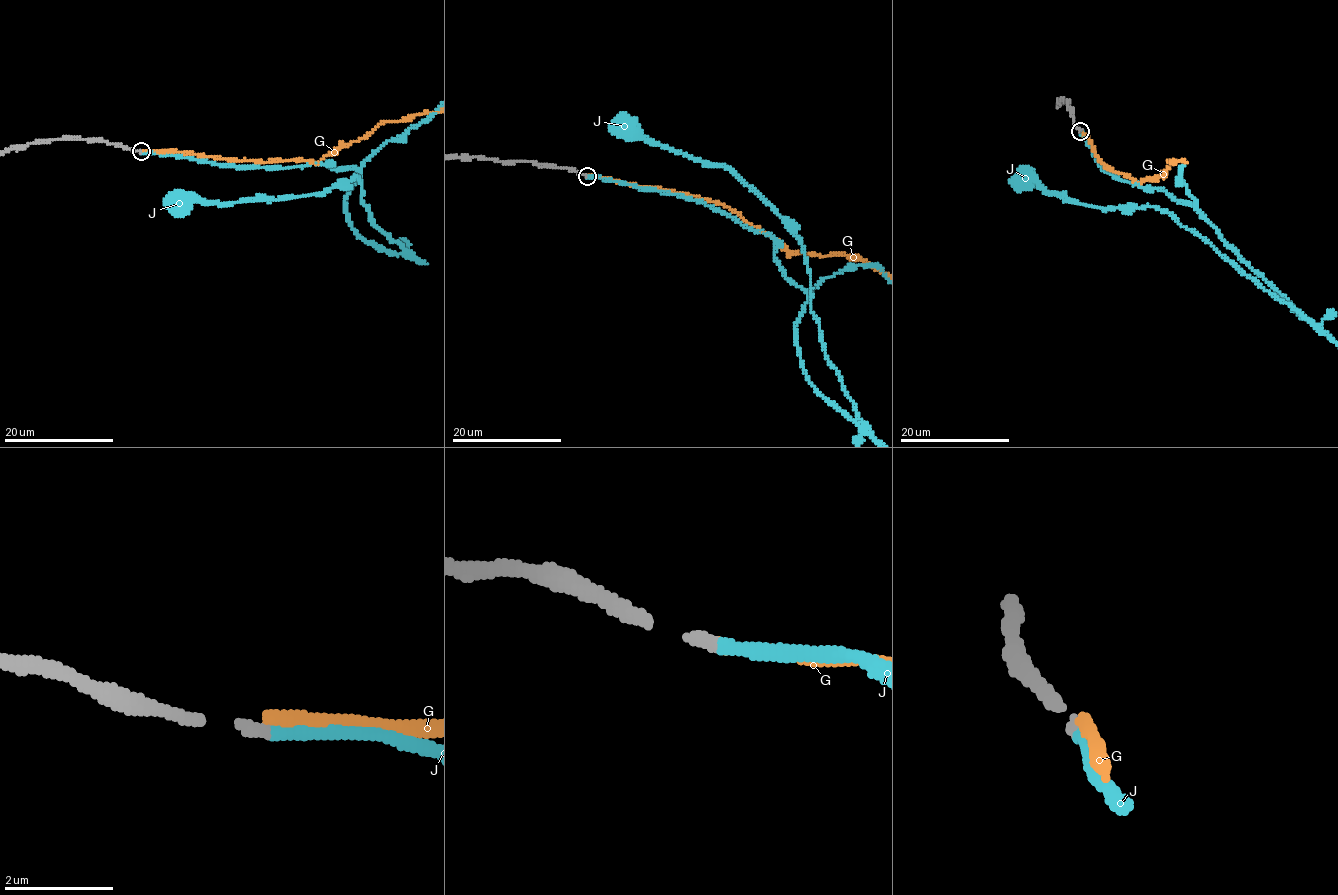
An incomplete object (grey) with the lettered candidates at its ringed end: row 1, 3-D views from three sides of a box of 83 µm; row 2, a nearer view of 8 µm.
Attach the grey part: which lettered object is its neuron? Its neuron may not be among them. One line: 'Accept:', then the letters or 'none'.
Accept: J

